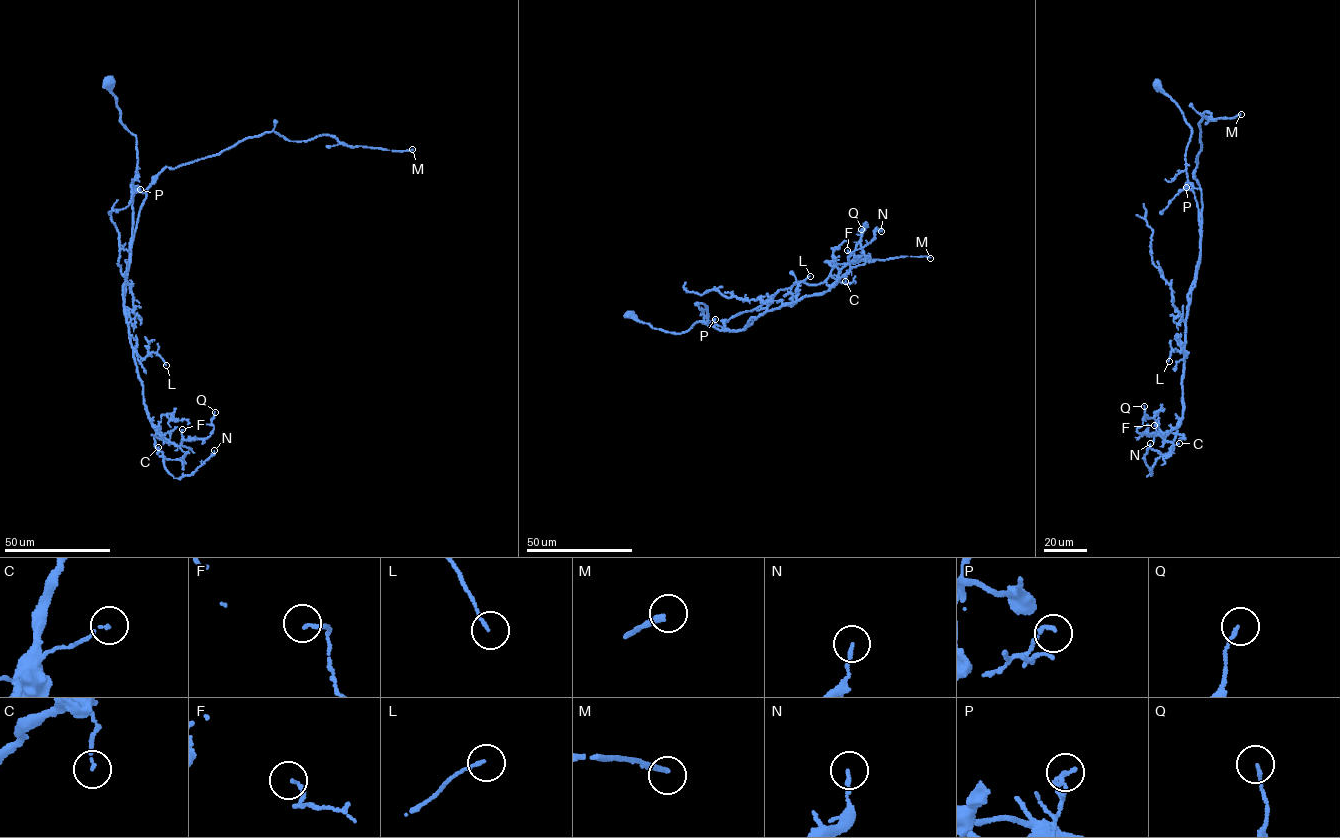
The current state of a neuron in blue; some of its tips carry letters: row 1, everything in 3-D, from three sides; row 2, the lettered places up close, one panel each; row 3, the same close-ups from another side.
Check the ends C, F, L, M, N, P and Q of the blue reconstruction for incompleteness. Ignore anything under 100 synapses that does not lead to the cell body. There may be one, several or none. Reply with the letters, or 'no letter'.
M

